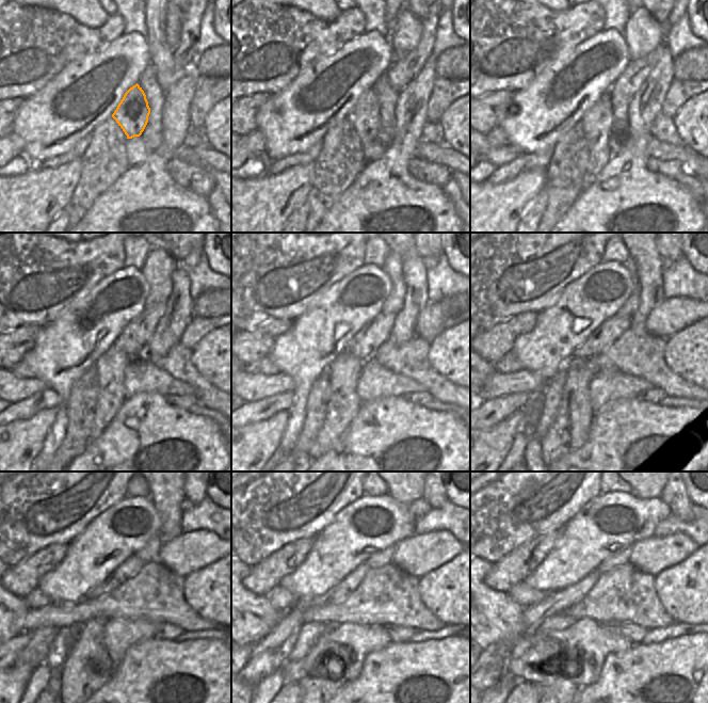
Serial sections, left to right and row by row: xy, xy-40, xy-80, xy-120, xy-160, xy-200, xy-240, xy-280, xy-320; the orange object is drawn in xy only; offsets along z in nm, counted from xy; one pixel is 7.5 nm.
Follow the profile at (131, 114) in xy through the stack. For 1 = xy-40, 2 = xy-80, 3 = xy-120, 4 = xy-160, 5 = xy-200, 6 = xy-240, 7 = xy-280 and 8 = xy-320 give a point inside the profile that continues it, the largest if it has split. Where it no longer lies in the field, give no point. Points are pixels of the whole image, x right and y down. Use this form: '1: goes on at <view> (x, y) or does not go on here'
1: goes on at xy-40 (366, 115)
2: goes on at xy-80 (597, 123)
3: goes on at xy-120 (110, 366)
4: goes on at xy-160 (344, 372)
5: goes on at xy-200 (577, 392)
6: goes on at xy-240 (77, 683)
7: goes on at xy-280 (314, 688)
8: goes on at xy-320 (562, 688)

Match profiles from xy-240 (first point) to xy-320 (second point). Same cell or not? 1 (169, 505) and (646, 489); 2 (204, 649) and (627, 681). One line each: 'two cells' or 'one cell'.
1: one cell
2: one cell

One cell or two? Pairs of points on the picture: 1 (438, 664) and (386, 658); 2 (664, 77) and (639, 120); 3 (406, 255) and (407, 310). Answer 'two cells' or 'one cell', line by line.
1: one cell
2: one cell
3: one cell

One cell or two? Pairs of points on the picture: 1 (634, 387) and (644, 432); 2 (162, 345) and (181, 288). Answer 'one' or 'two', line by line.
1: two
2: one

